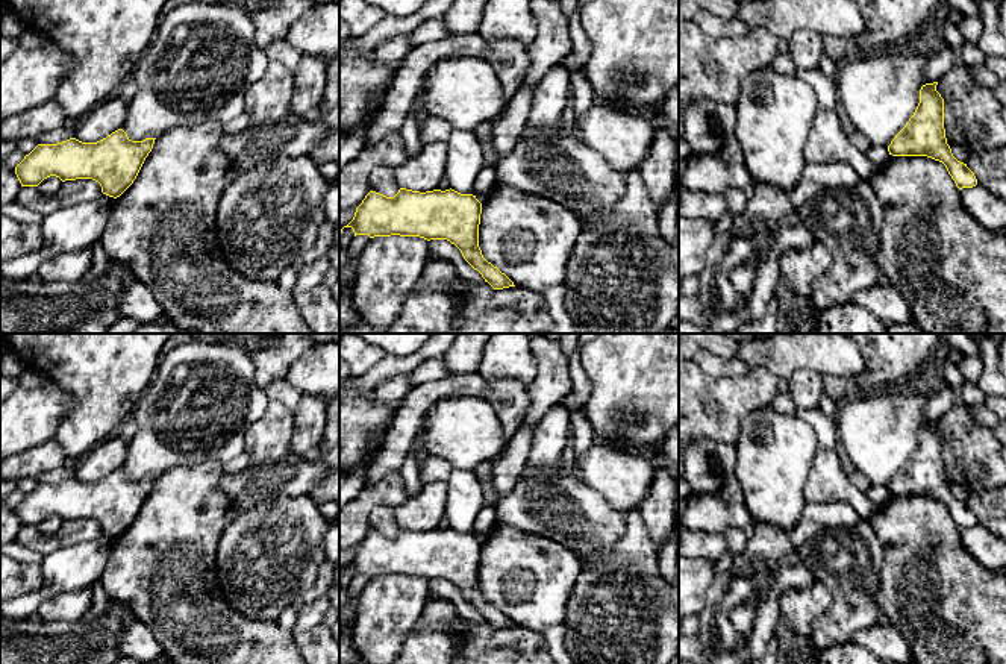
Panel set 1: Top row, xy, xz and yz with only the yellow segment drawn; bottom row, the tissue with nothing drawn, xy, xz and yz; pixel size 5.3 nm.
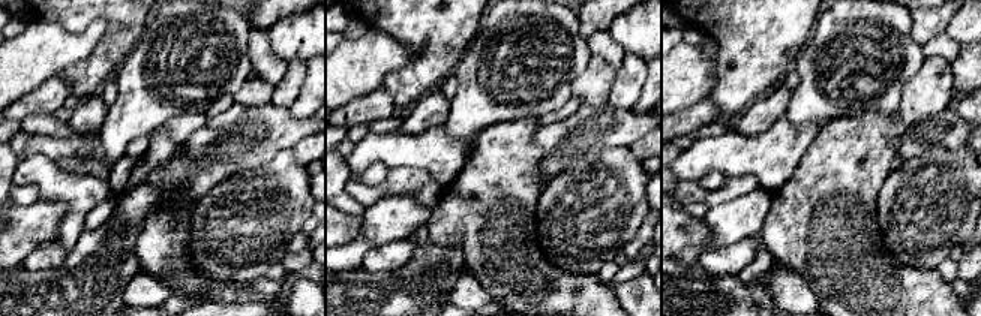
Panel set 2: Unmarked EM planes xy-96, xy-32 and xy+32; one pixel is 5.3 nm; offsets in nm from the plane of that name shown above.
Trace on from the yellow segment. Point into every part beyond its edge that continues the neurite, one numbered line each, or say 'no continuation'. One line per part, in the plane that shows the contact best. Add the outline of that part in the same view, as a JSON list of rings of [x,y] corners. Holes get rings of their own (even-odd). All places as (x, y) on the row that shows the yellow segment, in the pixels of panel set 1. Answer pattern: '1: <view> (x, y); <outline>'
no continuation

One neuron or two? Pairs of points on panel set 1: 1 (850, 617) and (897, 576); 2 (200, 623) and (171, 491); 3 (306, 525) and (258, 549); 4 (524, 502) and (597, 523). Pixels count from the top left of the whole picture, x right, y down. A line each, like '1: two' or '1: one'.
1: two
2: one
3: one
4: one

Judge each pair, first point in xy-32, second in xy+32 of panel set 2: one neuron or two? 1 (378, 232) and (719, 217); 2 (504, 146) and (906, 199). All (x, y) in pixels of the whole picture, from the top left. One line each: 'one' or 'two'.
1: one
2: two

